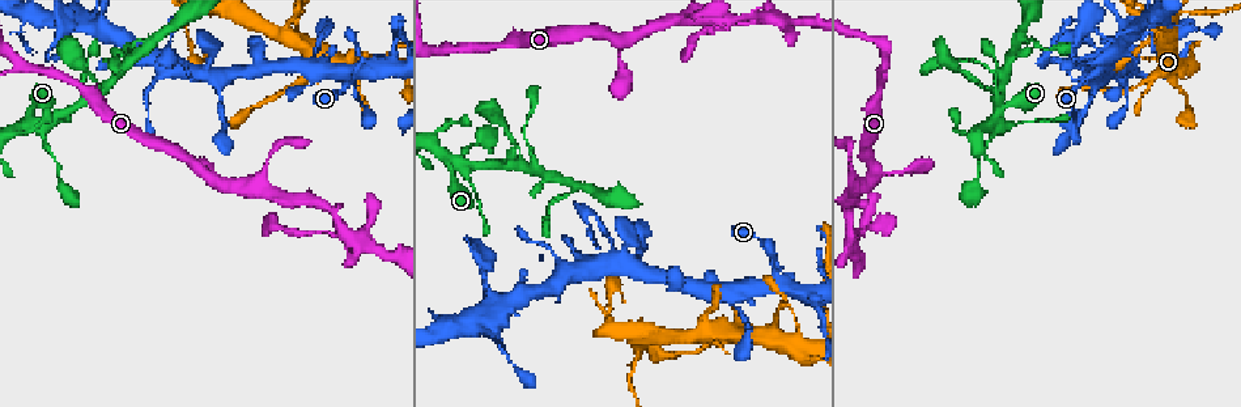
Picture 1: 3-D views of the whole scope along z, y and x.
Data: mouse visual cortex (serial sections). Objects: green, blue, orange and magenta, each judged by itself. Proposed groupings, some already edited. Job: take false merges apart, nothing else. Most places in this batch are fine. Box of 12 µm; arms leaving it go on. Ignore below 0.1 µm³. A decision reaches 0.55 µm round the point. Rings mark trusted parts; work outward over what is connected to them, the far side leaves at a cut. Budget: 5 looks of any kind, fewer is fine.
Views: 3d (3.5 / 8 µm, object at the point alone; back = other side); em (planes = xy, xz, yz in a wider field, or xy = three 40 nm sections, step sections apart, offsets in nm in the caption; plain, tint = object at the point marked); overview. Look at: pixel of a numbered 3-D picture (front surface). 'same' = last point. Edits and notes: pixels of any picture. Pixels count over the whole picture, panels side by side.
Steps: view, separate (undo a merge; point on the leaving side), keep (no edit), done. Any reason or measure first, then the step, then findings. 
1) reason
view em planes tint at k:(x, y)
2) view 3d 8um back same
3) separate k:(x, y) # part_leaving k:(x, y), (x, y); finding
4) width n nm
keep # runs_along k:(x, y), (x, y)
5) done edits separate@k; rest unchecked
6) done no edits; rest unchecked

sharp bend
view 3d 3.5um at 1:(452, 159)

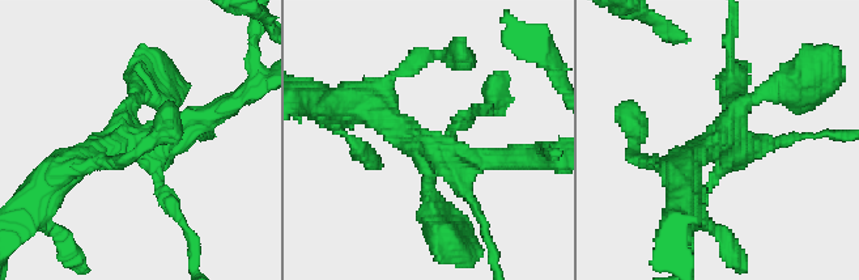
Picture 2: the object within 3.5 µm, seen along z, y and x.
view em planes tint at 2:(728, 133)

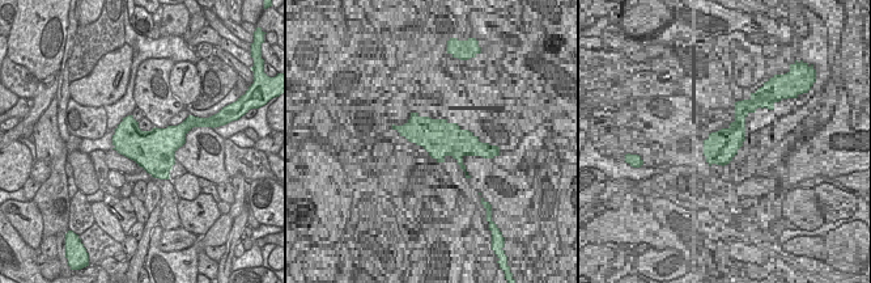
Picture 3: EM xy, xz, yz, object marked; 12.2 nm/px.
width 500 nm
keep # runs_along 2:(434, 212), (419, 149), (498, 158); all the same cell

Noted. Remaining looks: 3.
two arms in line, one across
view 3d 8um at 1:(514, 166)

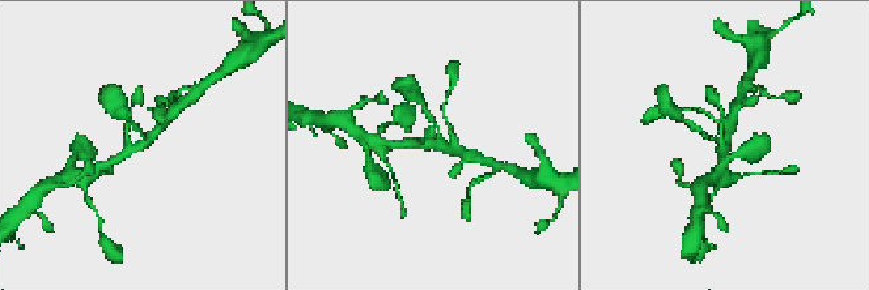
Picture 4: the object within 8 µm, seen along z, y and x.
view 3d 3.5um at 4:(722, 145)

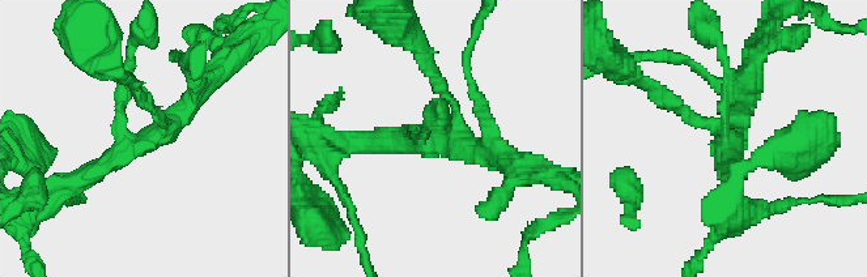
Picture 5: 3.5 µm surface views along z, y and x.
view em xy step 1 tint at 5:(449, 142)

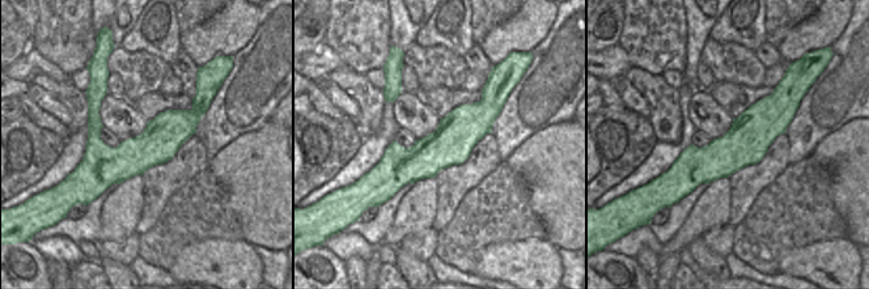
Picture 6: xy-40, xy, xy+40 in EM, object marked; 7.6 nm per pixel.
keep # runs_along 5:(84, 178), (173, 122), (216, 73); continuous, no second cell

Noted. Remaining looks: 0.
done no edits; rest unchecked

